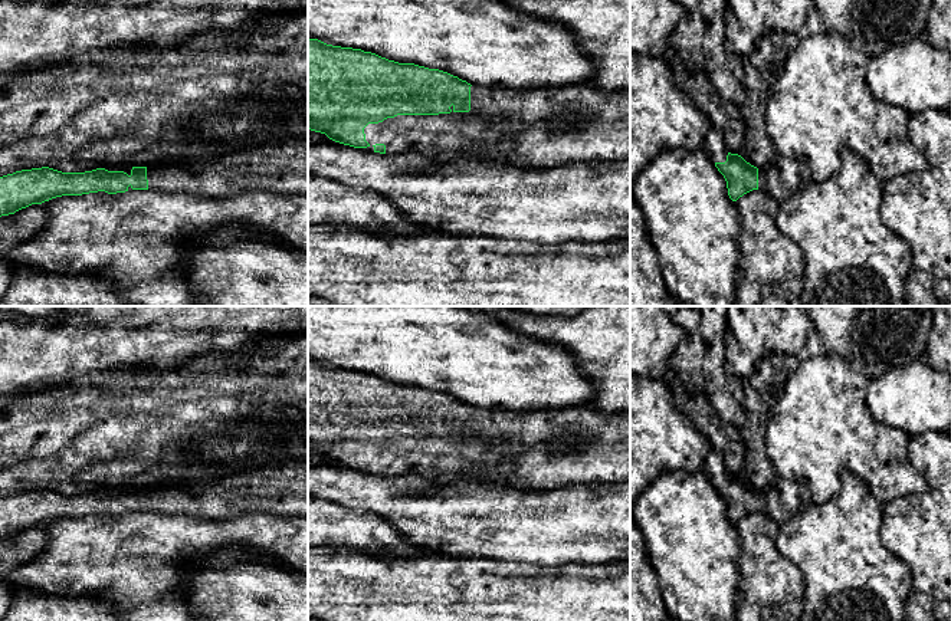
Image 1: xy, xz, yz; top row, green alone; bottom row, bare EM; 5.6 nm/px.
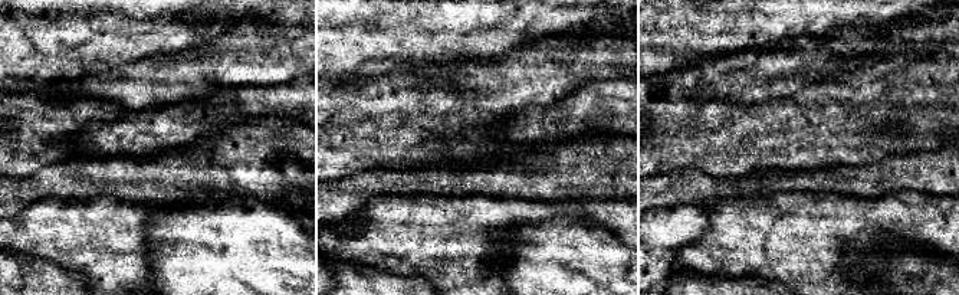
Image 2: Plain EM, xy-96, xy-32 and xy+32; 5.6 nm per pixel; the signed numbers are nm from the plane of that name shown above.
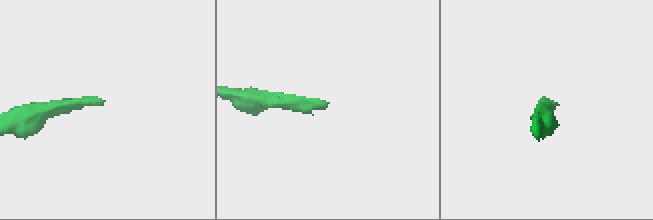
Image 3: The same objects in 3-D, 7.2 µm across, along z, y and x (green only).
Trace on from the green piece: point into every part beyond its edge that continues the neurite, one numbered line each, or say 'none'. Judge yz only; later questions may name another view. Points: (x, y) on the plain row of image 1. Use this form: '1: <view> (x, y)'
1: yz (783, 499)

